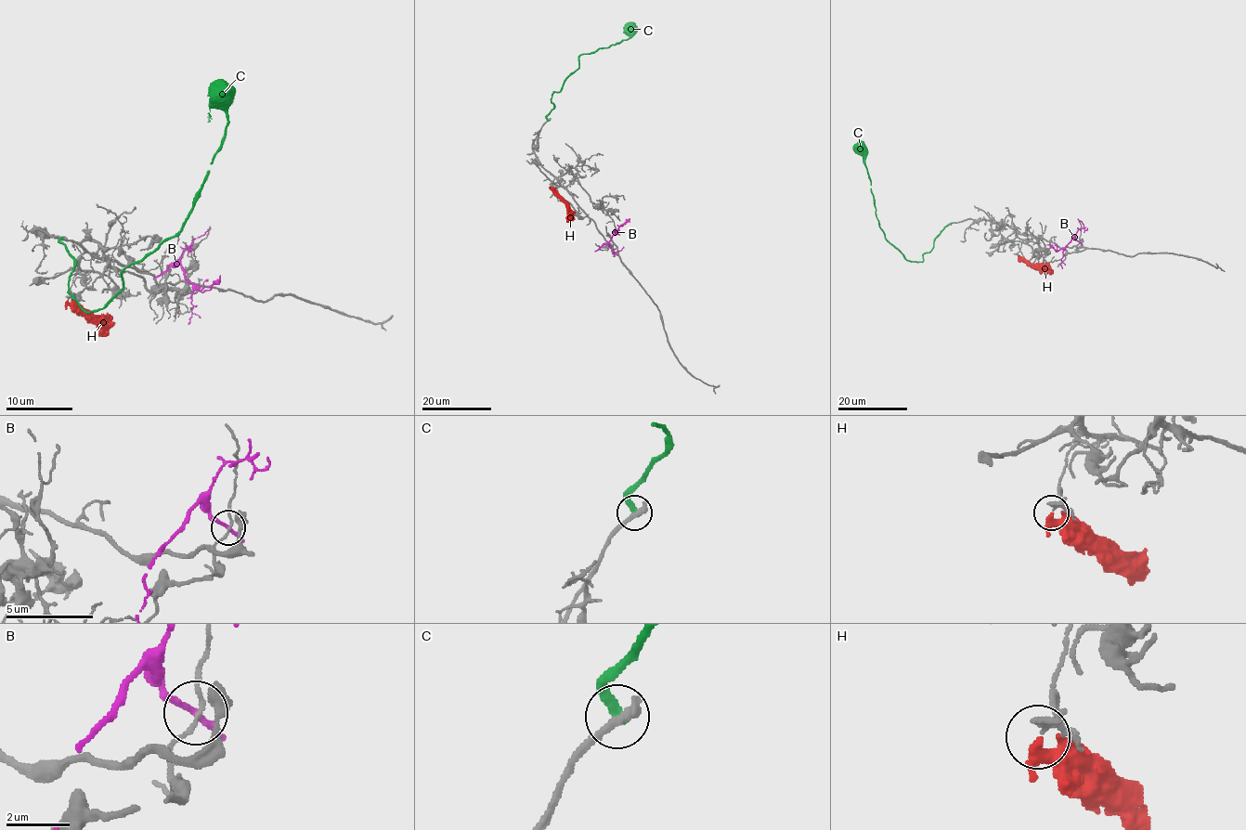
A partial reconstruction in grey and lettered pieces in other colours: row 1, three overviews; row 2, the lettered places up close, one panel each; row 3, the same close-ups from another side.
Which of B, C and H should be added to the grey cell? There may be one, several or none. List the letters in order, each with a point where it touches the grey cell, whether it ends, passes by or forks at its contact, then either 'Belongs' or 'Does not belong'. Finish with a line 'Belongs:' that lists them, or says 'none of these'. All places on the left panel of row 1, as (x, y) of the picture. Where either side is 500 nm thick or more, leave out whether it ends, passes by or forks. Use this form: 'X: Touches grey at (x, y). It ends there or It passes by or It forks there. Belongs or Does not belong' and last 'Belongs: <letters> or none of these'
B: Touches grey at (162, 273). It passes by. Does not belong
C: Touches grey at (62, 237). It ends there. Does not belong
H: Touches grey at (67, 300). It passes by. Does not belong
Belongs: none of these

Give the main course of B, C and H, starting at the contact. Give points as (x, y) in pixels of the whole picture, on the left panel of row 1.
B: (161, 273), (179, 265), (185, 278), (200, 290), (208, 290), (219, 275)
C: (62, 238), (74, 261), (69, 291), (85, 311), (102, 309), (123, 271), (181, 227), (227, 121), (216, 82)
H: (68, 300), (96, 325), (102, 334)

